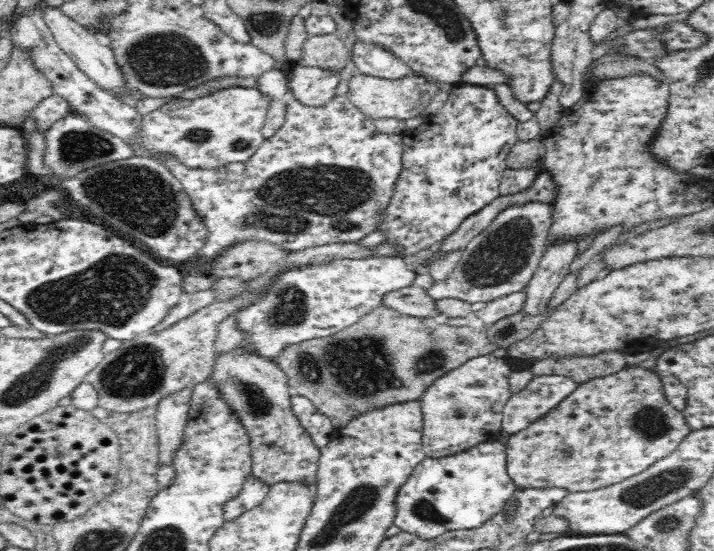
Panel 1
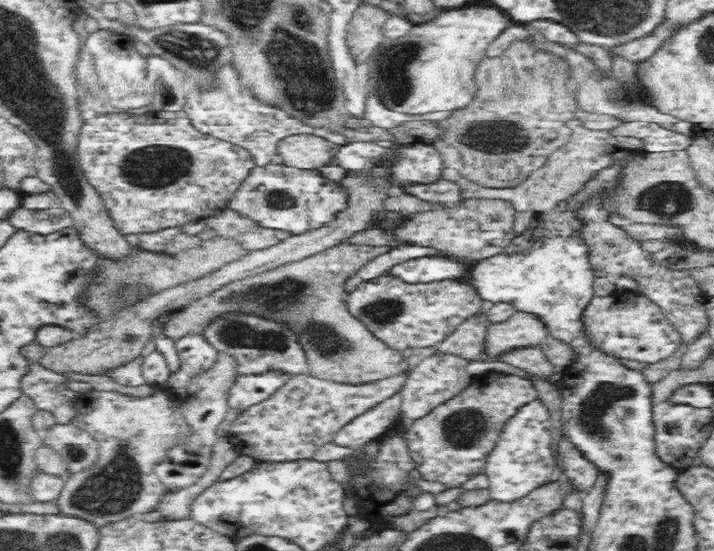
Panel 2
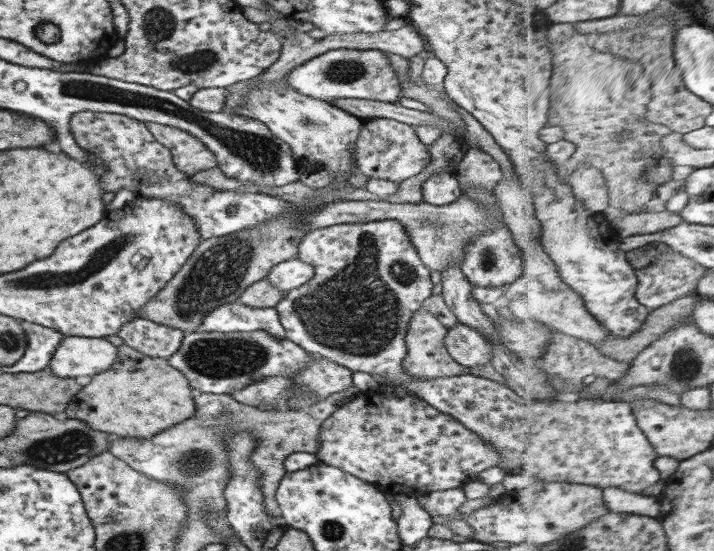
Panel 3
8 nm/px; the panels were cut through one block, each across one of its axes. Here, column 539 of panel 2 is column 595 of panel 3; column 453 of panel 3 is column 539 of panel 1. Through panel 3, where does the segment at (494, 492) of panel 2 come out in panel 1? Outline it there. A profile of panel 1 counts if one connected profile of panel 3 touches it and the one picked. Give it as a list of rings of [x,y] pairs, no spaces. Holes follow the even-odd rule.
[[[560,375],[532,376],[528,386],[516,392],[508,399],[503,408],[501,430],[510,435],[523,431],[530,423],[543,417],[548,411],[558,406],[579,385],[576,381]]]

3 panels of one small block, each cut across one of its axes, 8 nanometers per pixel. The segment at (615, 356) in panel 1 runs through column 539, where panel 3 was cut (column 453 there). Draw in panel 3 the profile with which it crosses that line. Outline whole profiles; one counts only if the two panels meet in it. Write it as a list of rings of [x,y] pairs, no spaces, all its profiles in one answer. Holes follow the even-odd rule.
[[[420,308],[410,320],[406,337],[406,359],[402,361],[402,368],[410,376],[419,378],[451,377],[470,373],[470,367],[458,364],[445,347],[447,329],[424,308]]]

